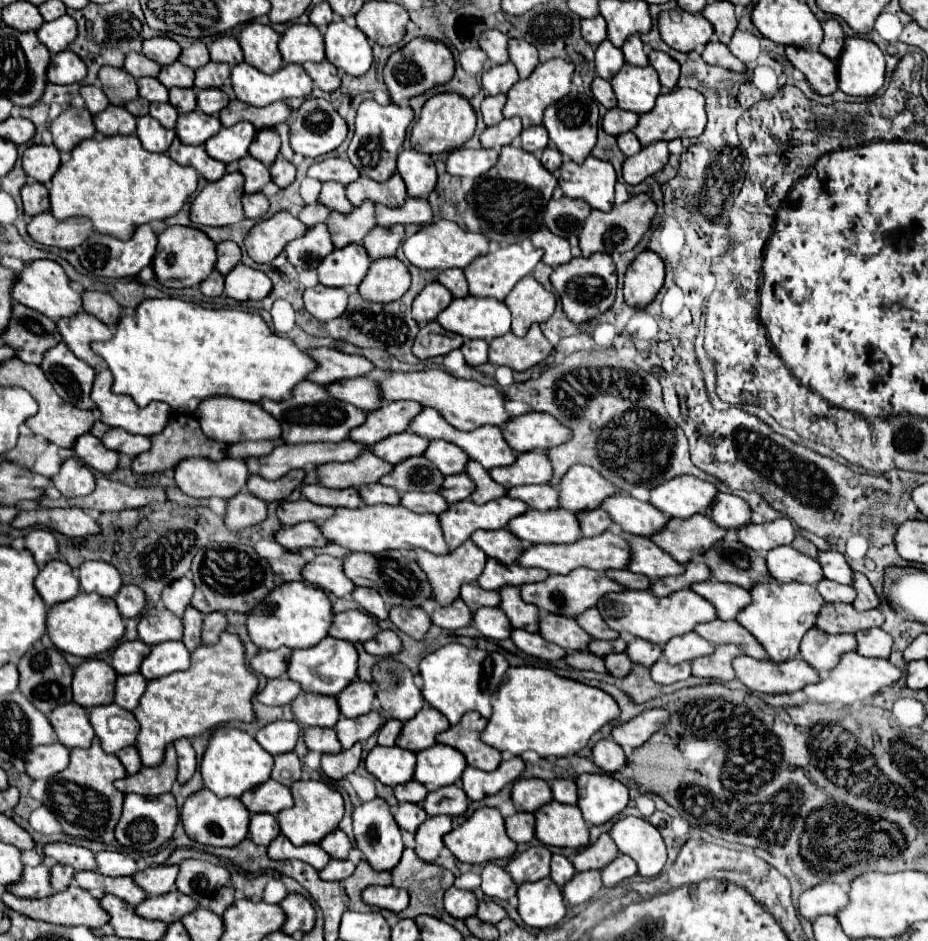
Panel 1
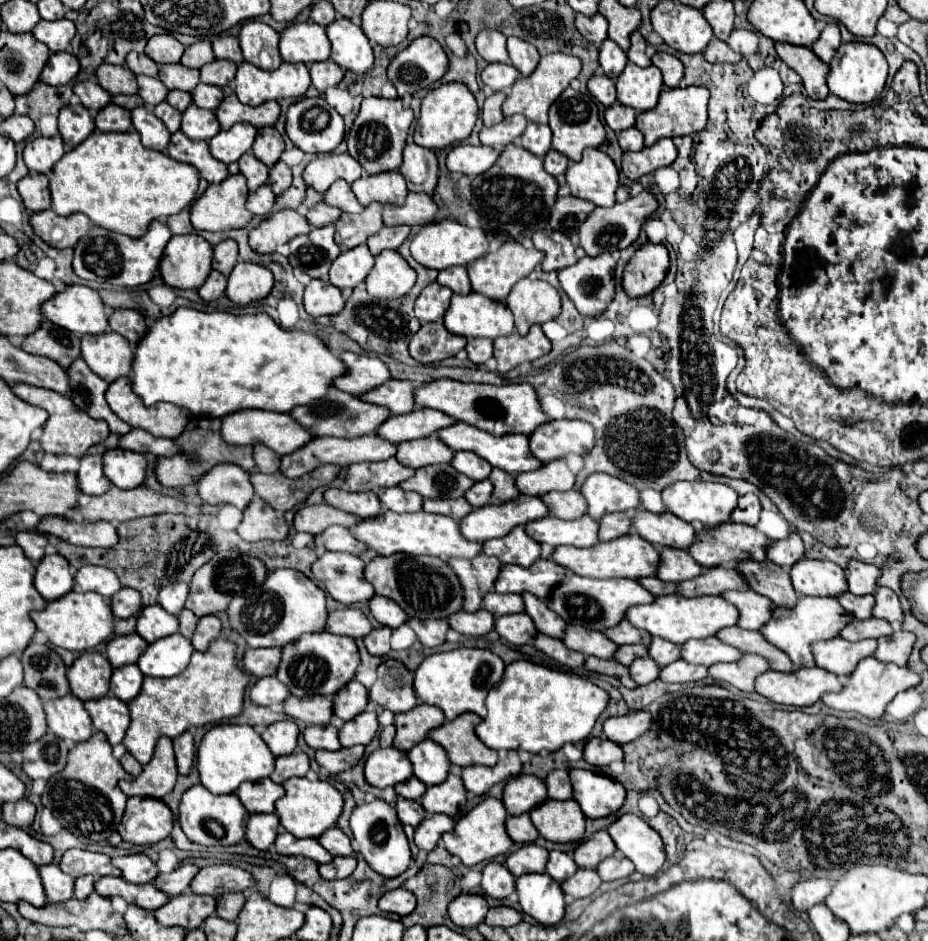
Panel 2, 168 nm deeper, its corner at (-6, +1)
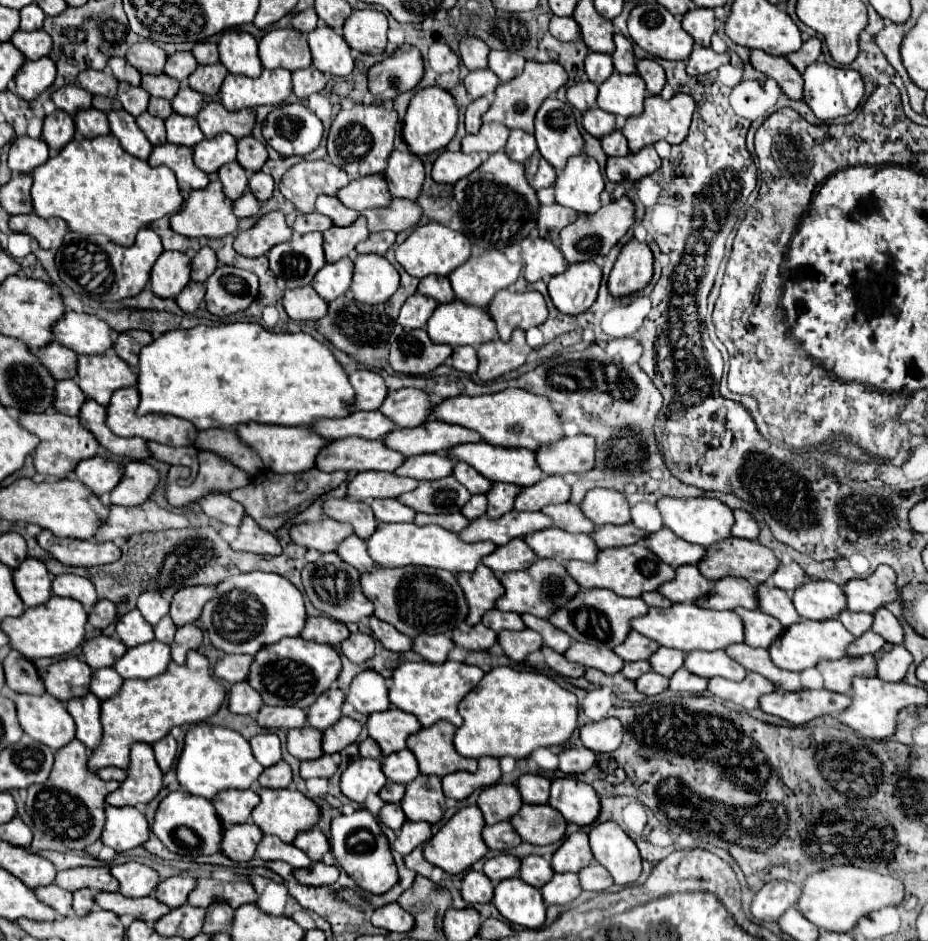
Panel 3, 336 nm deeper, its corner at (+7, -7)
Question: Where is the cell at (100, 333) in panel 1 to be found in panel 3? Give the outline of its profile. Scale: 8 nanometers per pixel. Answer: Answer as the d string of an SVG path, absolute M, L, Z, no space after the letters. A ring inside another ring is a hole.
M113 351L95 357L81 355L77 383L89 399L107 407L113 391L137 383L137 373Z

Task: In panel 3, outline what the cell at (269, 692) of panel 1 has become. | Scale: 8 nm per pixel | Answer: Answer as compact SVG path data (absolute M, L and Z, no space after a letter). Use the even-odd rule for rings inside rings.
M247 681L235 683L227 695L227 707L231 713L255 717L257 711L261 709L261 705L263 705L261 695Z

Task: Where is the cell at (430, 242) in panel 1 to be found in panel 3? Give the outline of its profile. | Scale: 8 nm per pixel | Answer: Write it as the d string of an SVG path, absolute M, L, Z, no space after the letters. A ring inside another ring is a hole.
M427 223L427 225L419 225L397 249L395 249L395 259L397 263L411 275L417 279L423 279L427 275L449 275L455 267L463 265L471 255L471 245L469 239L459 233L453 231L441 223Z

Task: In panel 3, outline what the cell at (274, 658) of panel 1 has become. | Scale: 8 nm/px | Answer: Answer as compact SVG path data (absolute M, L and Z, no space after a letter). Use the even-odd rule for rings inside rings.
M223 655L215 663L215 677L225 679L229 683L245 681L249 675L249 667L253 663L253 655Z

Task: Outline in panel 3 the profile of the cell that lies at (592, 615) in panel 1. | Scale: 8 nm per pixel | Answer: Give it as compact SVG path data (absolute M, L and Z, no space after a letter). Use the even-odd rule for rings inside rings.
M631 631L629 637L625 639L625 643L615 647L615 653L625 661L647 661L649 655L653 655L653 651L657 651L657 647L661 647L661 645L655 643L653 639L647 639L645 635Z

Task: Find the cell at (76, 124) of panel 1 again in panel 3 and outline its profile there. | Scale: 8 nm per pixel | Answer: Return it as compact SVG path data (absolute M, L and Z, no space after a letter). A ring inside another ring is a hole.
M55 111L51 115L45 117L45 125L43 125L43 141L51 147L51 149L61 149L65 147L65 143L69 143L75 135L75 123L71 119L69 113L65 111Z

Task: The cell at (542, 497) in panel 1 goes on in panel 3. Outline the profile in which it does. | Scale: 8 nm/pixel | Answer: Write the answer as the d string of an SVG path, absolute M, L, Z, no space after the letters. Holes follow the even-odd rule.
M559 503L559 505L547 505L543 509L545 515L549 515L555 523L555 527L569 531L569 533L587 533L591 535L595 531L593 521L589 521L583 511L573 503Z

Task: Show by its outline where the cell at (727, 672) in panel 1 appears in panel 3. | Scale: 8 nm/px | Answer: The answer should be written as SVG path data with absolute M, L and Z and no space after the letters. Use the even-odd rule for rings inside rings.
M747 673L747 677L743 681L729 681L723 677L713 677L709 679L709 693L721 699L727 699L747 711L757 709L759 707L759 697L773 693L775 687L773 683L769 683L769 679L755 675L755 673Z

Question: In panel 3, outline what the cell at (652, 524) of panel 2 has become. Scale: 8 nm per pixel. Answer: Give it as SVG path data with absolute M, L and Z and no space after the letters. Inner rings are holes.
M663 527L661 531L645 537L645 545L647 549L651 549L661 561L669 563L671 567L681 567L681 565L697 565L707 549L705 547L697 547L693 543L685 543L683 539L679 539L673 531L669 531L667 527Z

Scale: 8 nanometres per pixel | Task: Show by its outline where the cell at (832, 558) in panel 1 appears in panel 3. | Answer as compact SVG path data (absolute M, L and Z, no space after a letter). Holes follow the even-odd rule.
M881 565L875 573L867 579L853 579L849 581L843 591L847 595L849 611L865 611L875 613L877 609L885 607L887 603L899 597L897 593L897 575L891 567Z

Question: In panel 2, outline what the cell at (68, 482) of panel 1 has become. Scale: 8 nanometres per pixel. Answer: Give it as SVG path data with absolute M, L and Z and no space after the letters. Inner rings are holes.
M84 455L80 459L80 469L76 477L78 477L78 489L84 495L102 495L110 487L110 481L102 471L100 455Z

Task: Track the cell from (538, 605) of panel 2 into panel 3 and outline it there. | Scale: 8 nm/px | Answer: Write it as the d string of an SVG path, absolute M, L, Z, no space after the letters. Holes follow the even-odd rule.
M521 615L521 617L523 617L525 627L537 631L543 637L543 641L545 641L547 647L551 647L551 649L555 649L559 653L565 653L565 649L571 645L569 635L565 635L565 631L553 627L547 619L539 619L535 615Z

